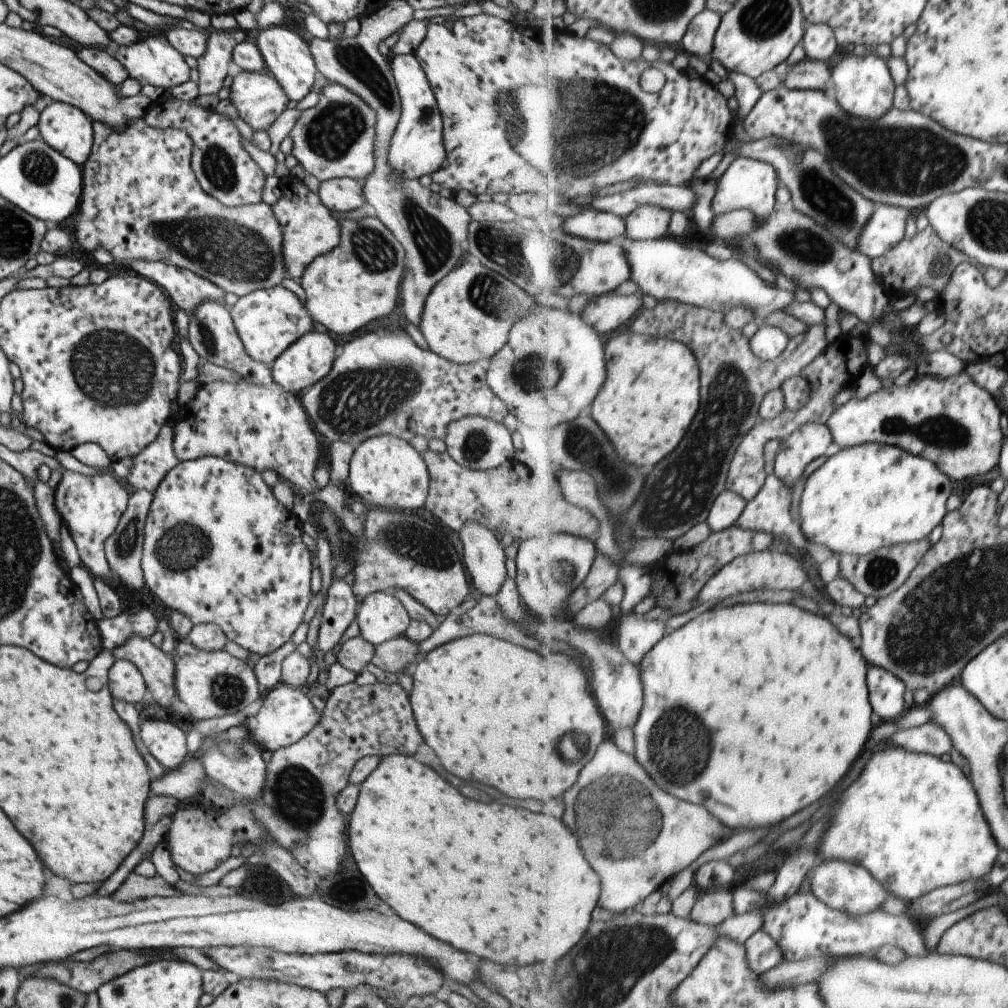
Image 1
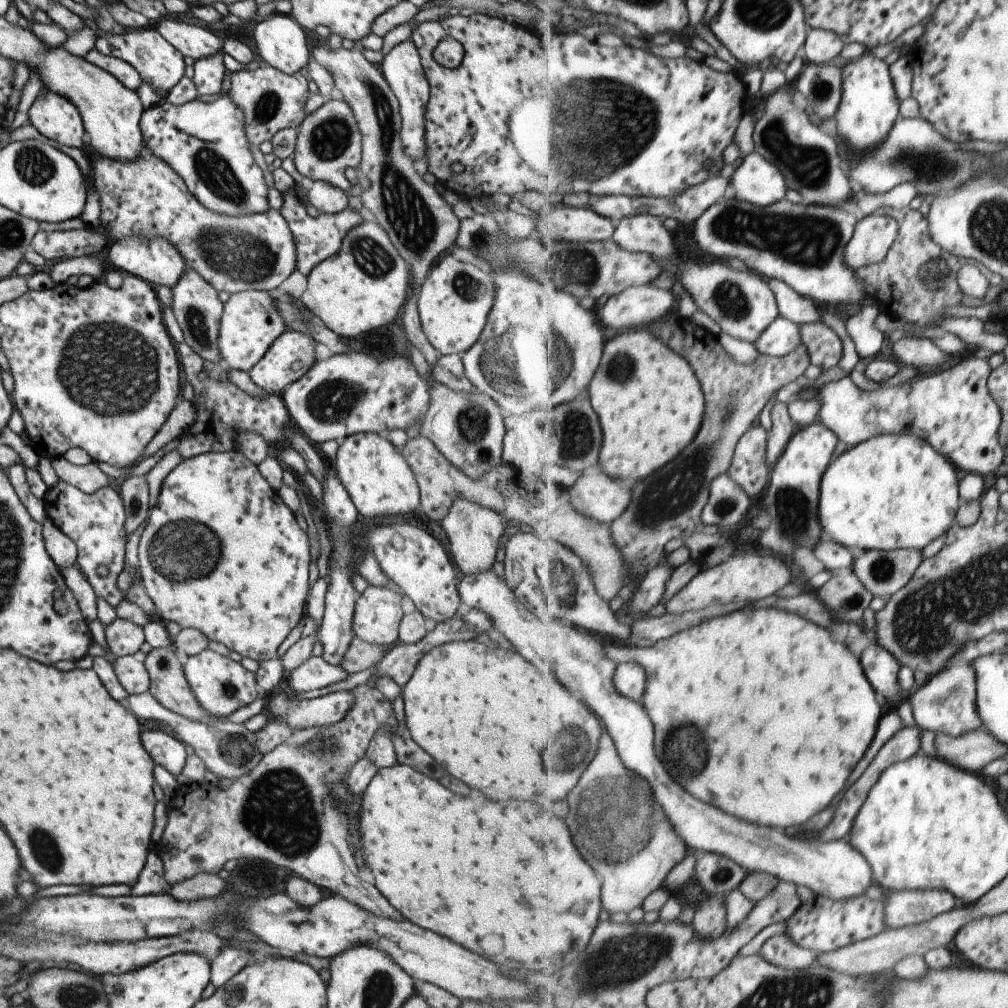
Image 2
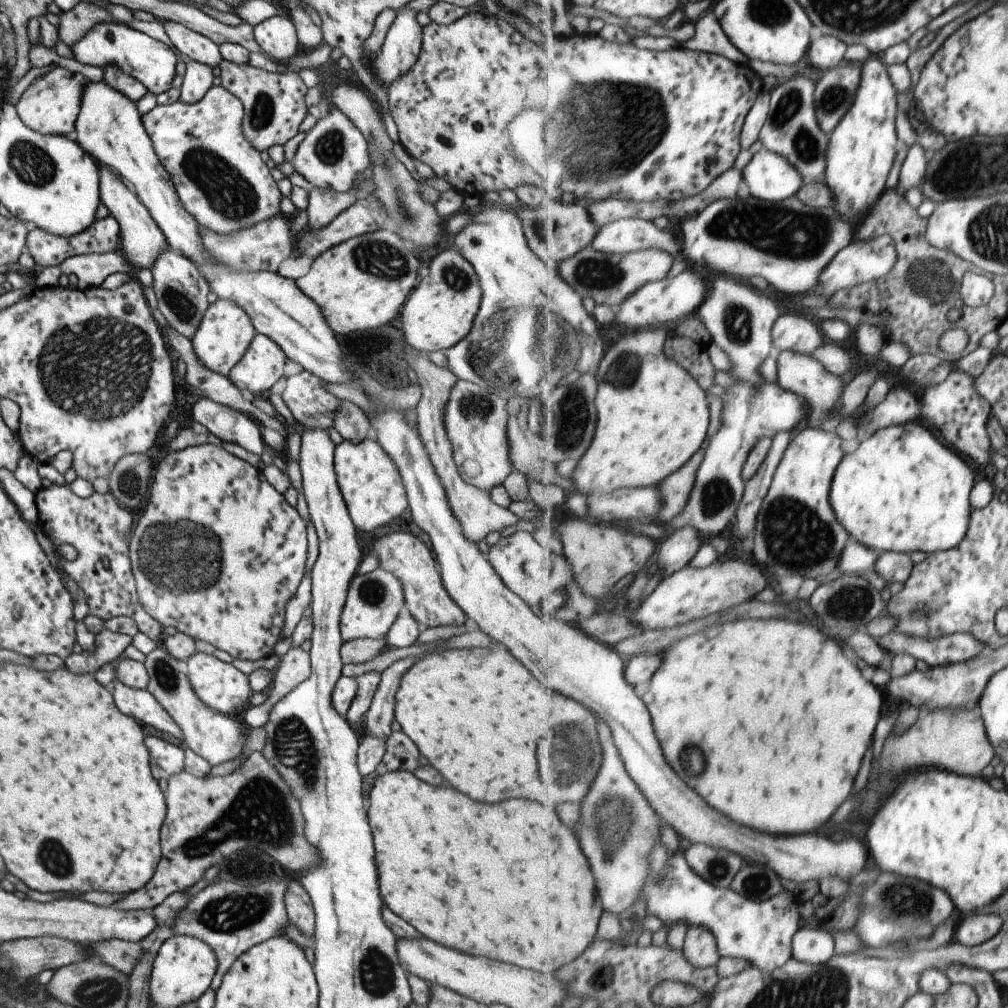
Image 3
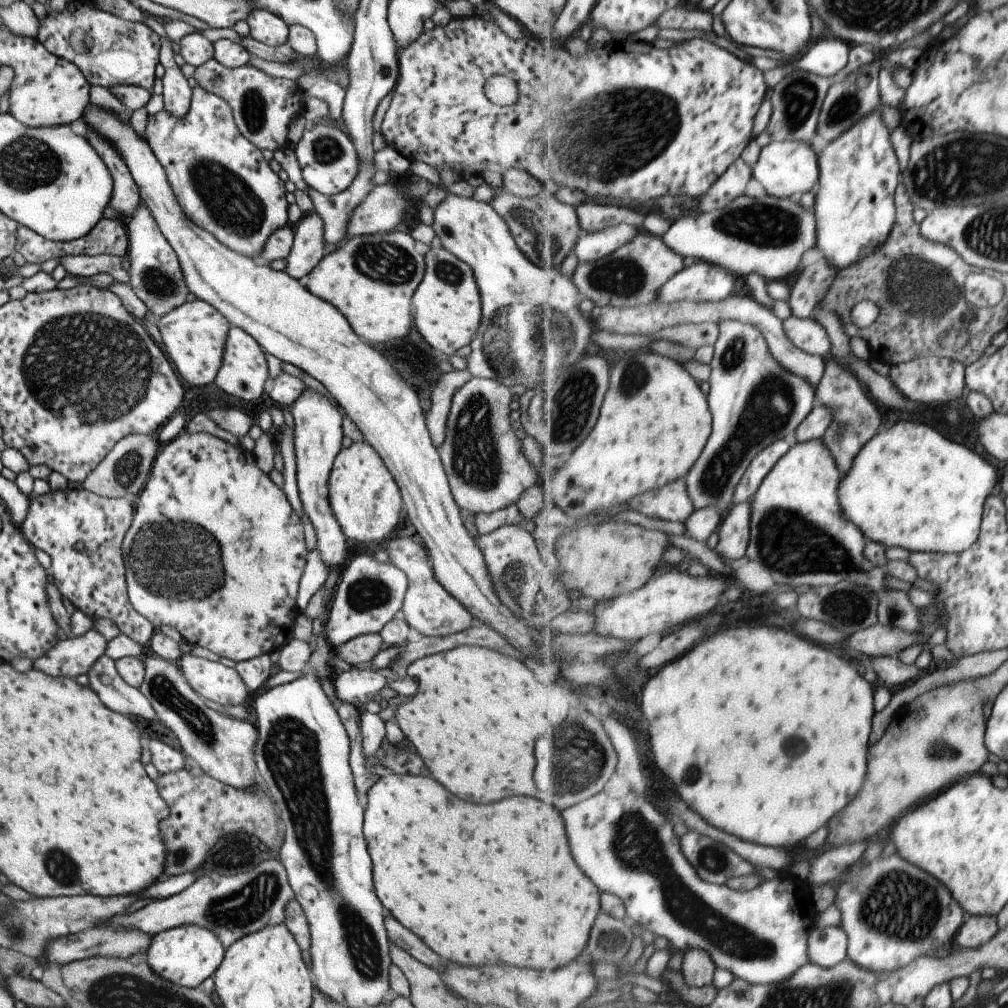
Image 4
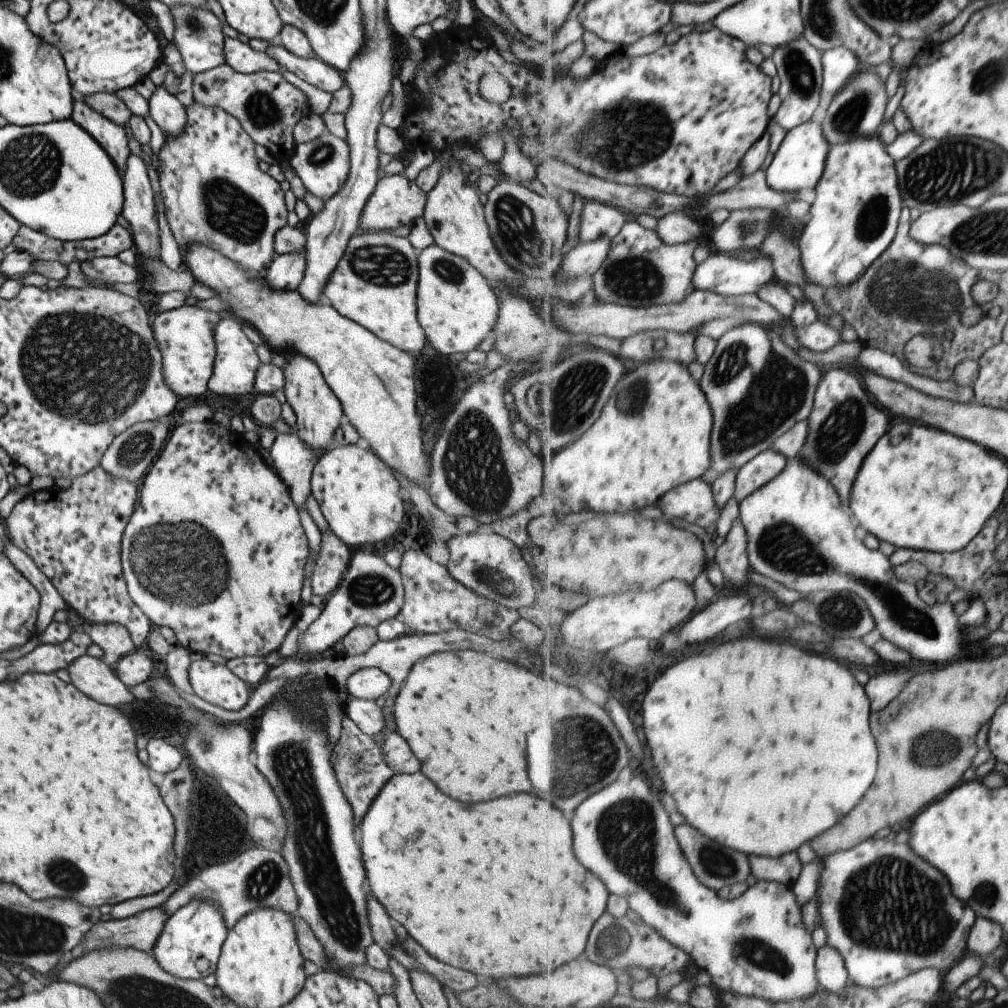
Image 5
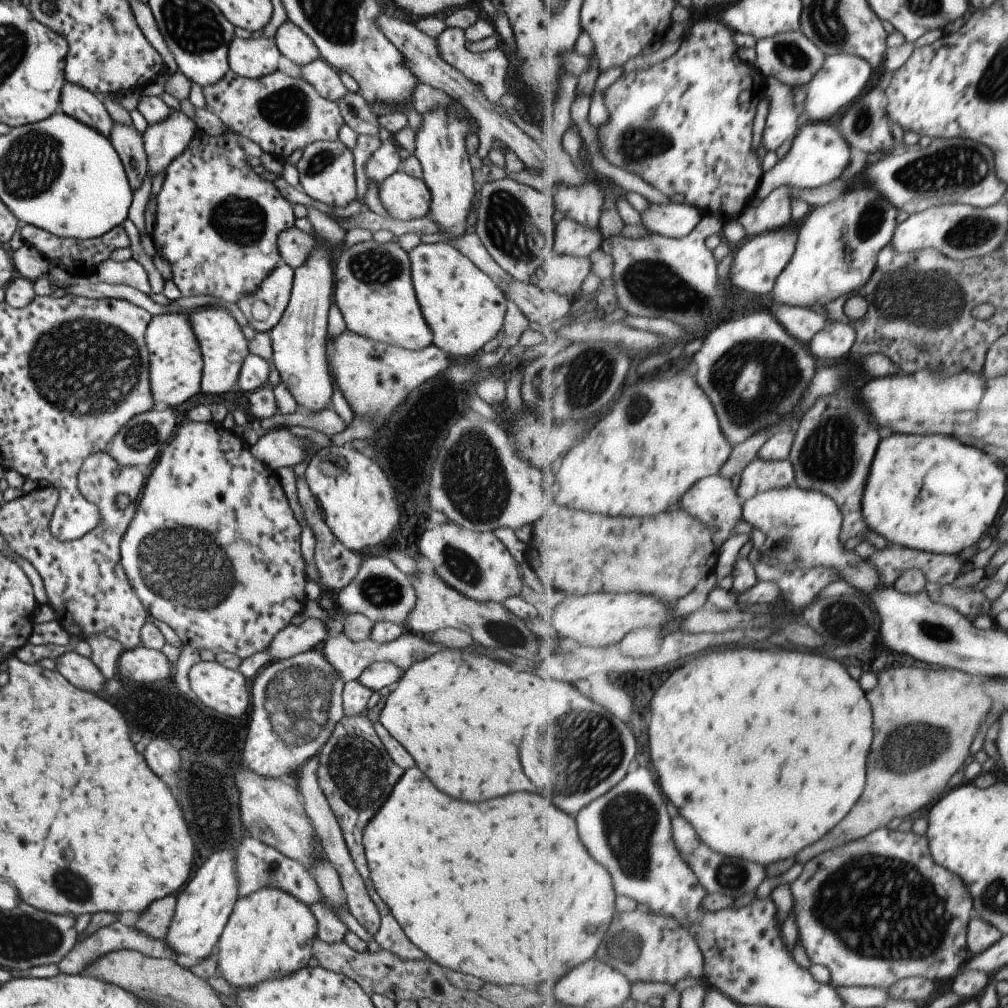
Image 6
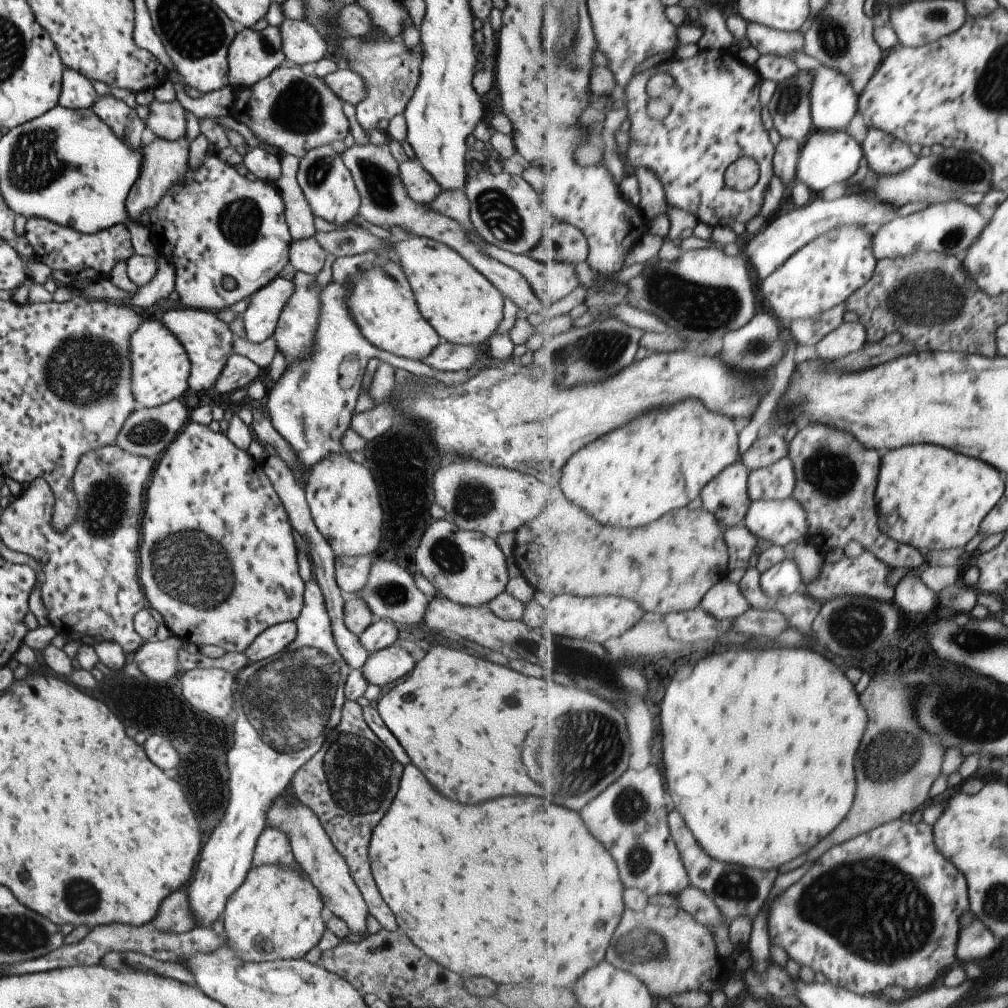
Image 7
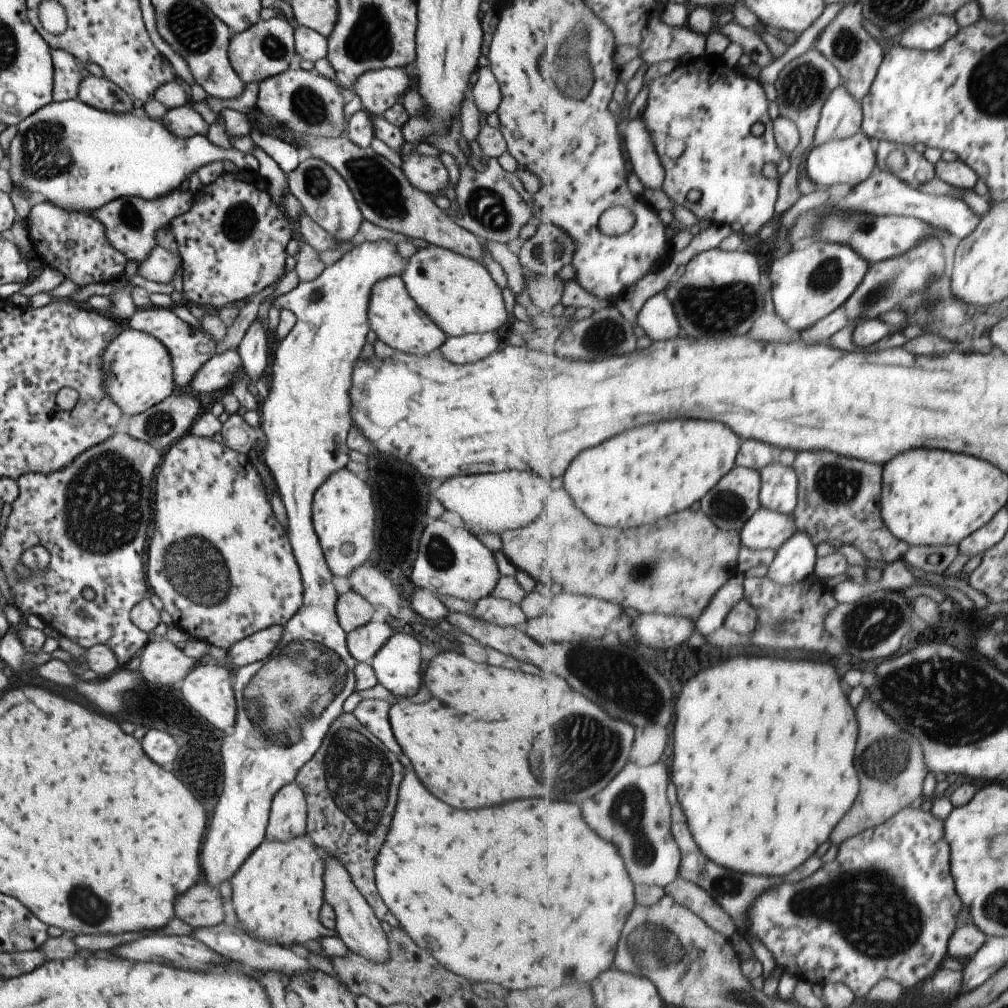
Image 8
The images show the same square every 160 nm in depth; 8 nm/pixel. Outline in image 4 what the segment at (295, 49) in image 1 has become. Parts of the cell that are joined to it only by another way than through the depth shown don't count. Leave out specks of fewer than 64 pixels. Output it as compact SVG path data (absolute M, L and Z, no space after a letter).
M251 8L245 18L249 28L249 36L266 46L282 46L286 44L288 26L281 18L274 16L263 8Z

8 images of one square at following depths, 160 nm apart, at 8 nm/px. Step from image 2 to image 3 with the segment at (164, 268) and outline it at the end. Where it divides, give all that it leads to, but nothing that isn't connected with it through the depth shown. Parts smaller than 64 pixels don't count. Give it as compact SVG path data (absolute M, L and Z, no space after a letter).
M98 165L98 191L101 204L104 204L118 224L118 252L129 266L135 270L151 269L154 262L168 248L166 238L155 224L147 209L138 201L135 192L121 180L119 174L107 167Z

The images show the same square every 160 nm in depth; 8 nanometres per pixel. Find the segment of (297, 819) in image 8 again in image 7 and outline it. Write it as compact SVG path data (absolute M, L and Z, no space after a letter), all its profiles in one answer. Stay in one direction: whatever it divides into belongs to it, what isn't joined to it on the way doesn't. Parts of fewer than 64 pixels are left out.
M265 827L255 841L251 866L278 865L287 869L295 869L298 864L293 858L287 837L277 829Z

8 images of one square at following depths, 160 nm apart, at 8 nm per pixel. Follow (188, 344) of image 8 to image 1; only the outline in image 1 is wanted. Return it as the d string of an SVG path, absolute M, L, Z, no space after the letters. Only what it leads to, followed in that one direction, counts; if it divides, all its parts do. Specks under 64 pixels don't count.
M313 330L304 334L269 364L275 385L288 393L299 394L303 388L322 379L331 370L332 362L335 360L333 352L335 352L335 343L328 332Z

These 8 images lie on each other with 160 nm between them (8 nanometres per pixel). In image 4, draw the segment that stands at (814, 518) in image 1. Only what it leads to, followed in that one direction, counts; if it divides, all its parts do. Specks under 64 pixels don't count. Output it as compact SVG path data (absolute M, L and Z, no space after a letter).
M899 422L893 428L889 428L887 432L884 430L881 434L877 434L859 452L858 457L855 458L853 468L849 470L841 481L839 500L841 500L841 506L843 506L846 518L850 522L855 522L863 534L871 541L884 544L886 548L900 546L910 552L961 553L974 546L979 539L987 498L993 494L993 488L997 488L995 486L997 480L1001 482L1001 474L997 476L997 470L983 456L979 456L977 452L969 450L967 446L963 446L963 444L959 444L955 440L945 438L939 430L935 430L929 424L923 424L923 422Z

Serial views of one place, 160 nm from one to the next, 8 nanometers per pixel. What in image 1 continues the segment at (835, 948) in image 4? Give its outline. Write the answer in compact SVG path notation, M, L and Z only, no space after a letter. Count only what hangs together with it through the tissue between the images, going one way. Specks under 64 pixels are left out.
M758 930L745 944L750 969L758 975L775 968L783 958L779 943L768 933Z

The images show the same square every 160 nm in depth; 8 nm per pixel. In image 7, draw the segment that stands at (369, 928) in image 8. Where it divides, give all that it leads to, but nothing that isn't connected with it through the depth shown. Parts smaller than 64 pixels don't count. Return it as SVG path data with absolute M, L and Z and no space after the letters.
M289 791L283 792L283 794L276 796L267 807L266 827L277 829L287 837L293 858L320 894L322 904L331 914L340 918L348 926L350 933L360 934L361 940L363 940L367 936L365 923L366 916L369 915L368 908L350 875L344 858L332 845L315 813L299 801L291 801L288 805L288 802L285 801L286 794L292 795Z

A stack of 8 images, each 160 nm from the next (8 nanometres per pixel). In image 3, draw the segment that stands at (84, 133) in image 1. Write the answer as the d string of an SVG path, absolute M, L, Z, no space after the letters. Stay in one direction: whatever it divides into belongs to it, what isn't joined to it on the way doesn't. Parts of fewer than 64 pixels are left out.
M54 66L53 70L46 72L25 89L25 92L13 105L16 114L27 128L39 134L65 136L74 130L82 88L86 82L86 78L80 72L72 72L63 67Z

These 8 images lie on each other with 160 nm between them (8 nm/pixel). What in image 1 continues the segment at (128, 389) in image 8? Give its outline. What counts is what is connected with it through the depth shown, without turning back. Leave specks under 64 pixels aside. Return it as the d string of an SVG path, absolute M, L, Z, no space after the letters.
M281 285L257 289L249 294L239 297L235 304L229 307L230 317L242 342L246 353L256 361L269 365L279 356L291 343L294 343L304 334L313 331L313 319L307 312L306 306L299 301L293 292Z

